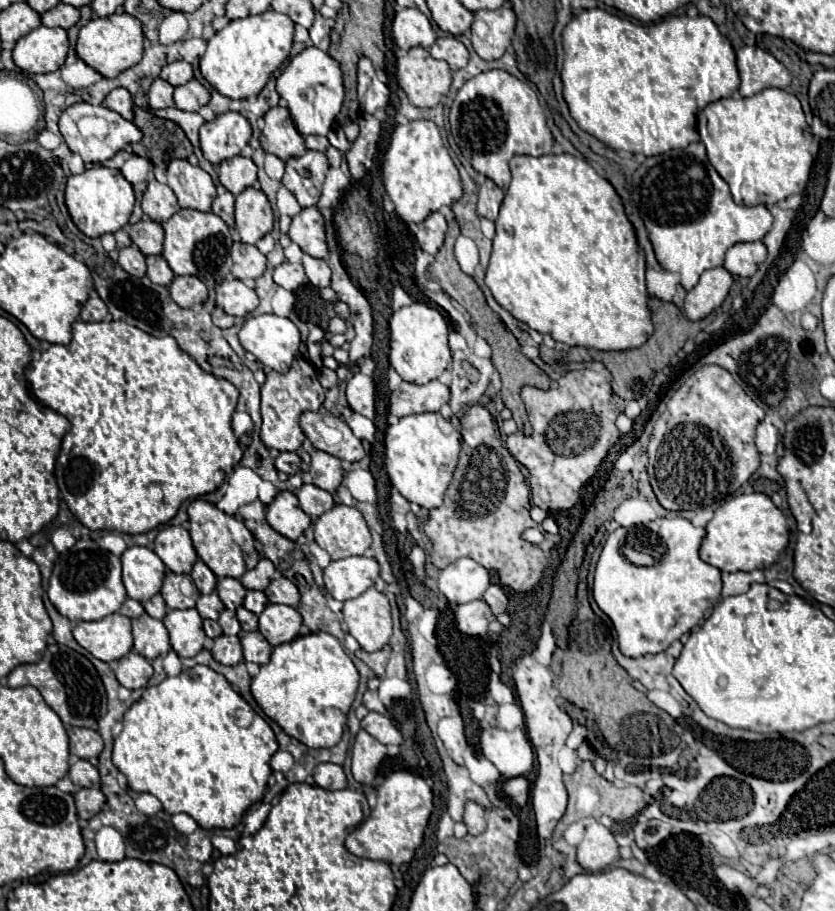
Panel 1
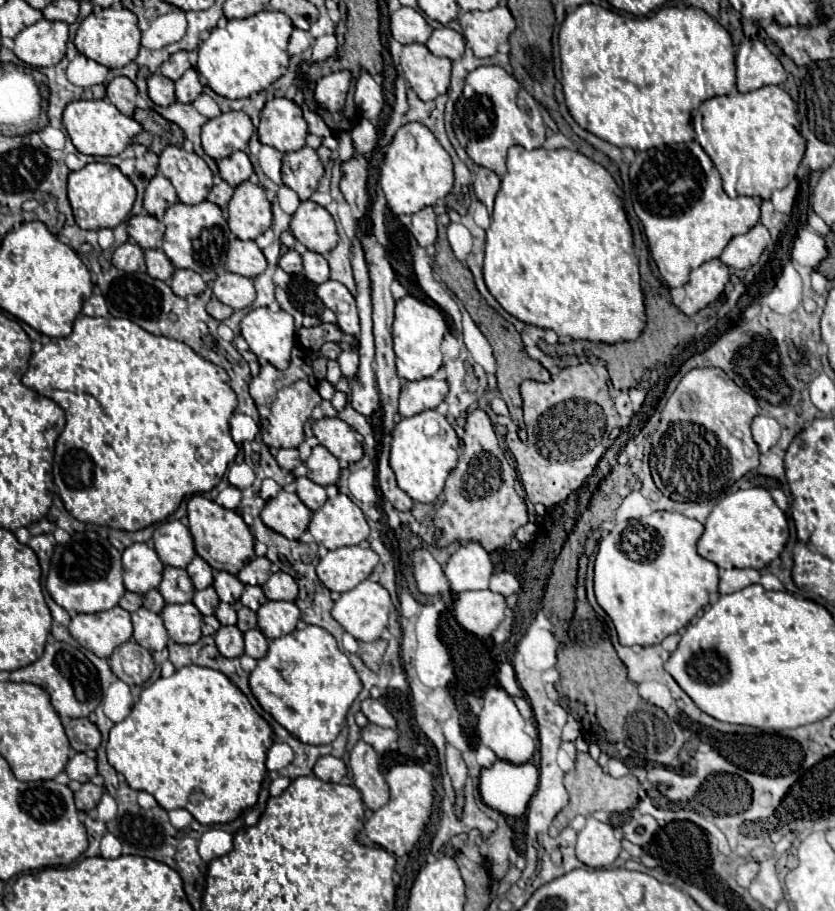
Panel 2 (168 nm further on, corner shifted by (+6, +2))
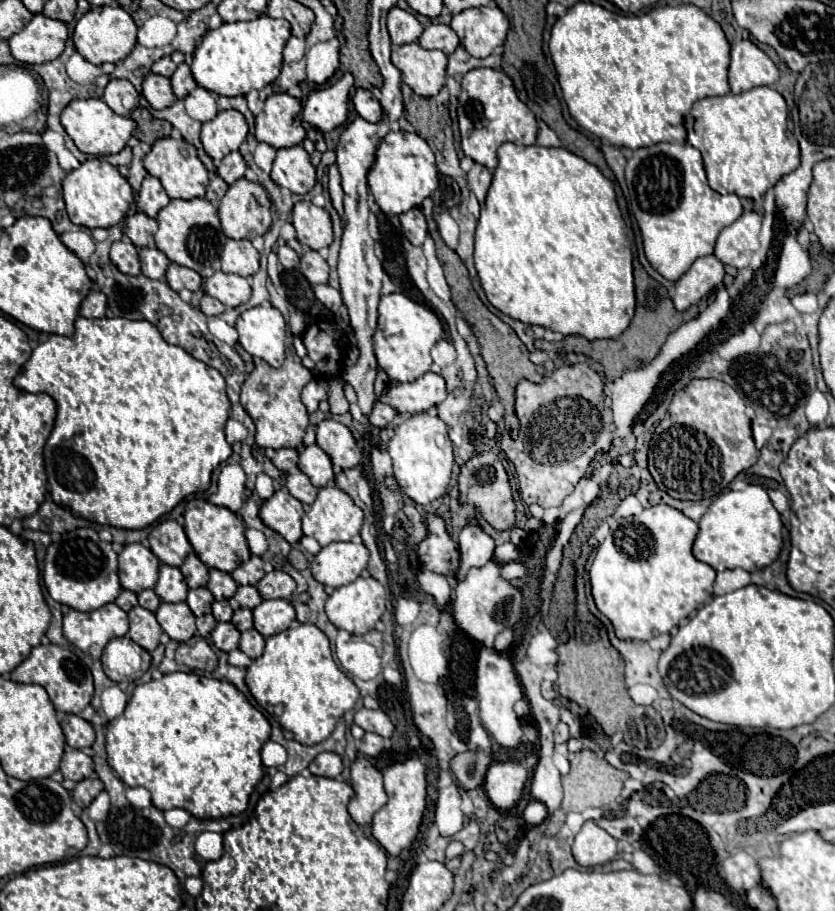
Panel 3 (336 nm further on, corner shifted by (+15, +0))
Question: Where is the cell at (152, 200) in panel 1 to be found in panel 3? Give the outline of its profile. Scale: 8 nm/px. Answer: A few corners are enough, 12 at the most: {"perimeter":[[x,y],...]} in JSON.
{"perimeter":[[146,175],[136,199],[148,217],[168,203],[162,183]]}

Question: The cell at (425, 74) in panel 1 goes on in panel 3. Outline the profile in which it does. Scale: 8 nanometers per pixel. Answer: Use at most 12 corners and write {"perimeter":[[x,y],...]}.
{"perimeter":[[392,47],[402,81],[420,97],[444,87],[444,53]]}

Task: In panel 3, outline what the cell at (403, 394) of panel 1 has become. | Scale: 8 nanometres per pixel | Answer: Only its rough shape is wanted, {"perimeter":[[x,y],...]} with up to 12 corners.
{"perimeter":[[436,373],[392,383],[380,401],[398,413],[422,413],[446,399]]}

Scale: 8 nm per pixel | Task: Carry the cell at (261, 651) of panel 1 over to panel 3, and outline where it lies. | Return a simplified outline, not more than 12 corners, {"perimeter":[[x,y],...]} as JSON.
{"perimeter":[[256,629],[244,631],[240,651],[250,659],[264,651],[264,637]]}

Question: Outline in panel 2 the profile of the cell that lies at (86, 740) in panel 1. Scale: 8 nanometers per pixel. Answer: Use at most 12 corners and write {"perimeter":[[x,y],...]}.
{"perimeter":[[65,719],[75,751],[97,749],[101,733],[89,719]]}

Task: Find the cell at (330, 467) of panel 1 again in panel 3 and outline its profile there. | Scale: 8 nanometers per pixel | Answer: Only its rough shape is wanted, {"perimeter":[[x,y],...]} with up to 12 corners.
{"perimeter":[[318,445],[300,451],[298,467],[318,489],[334,479]]}

